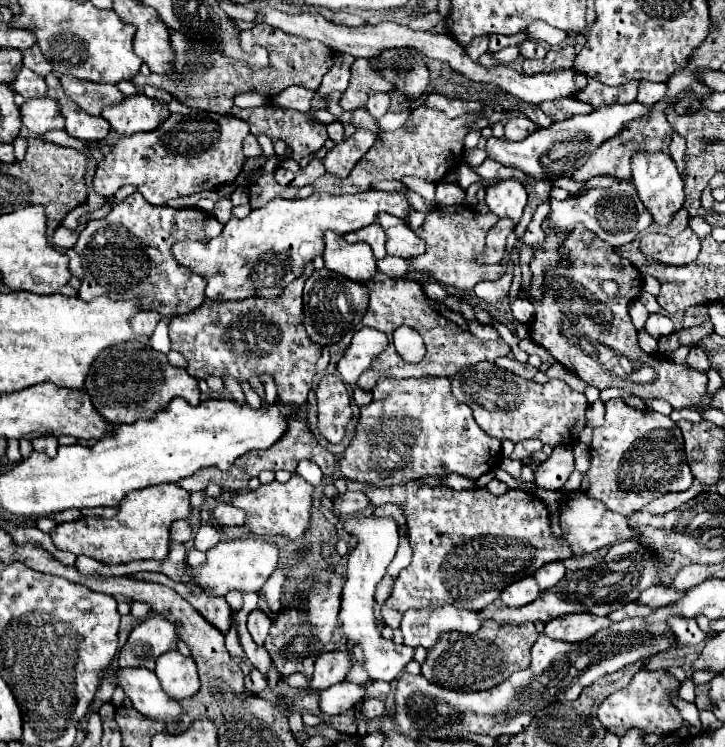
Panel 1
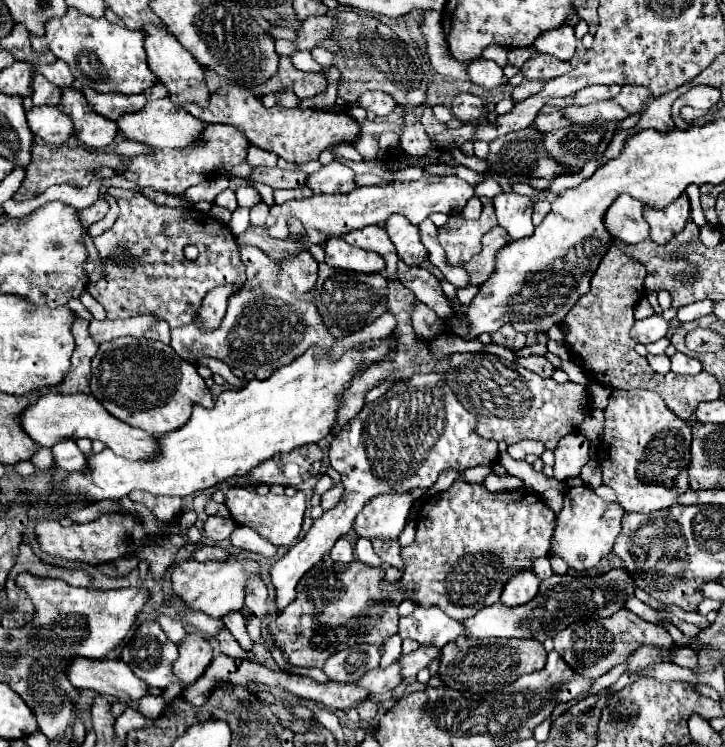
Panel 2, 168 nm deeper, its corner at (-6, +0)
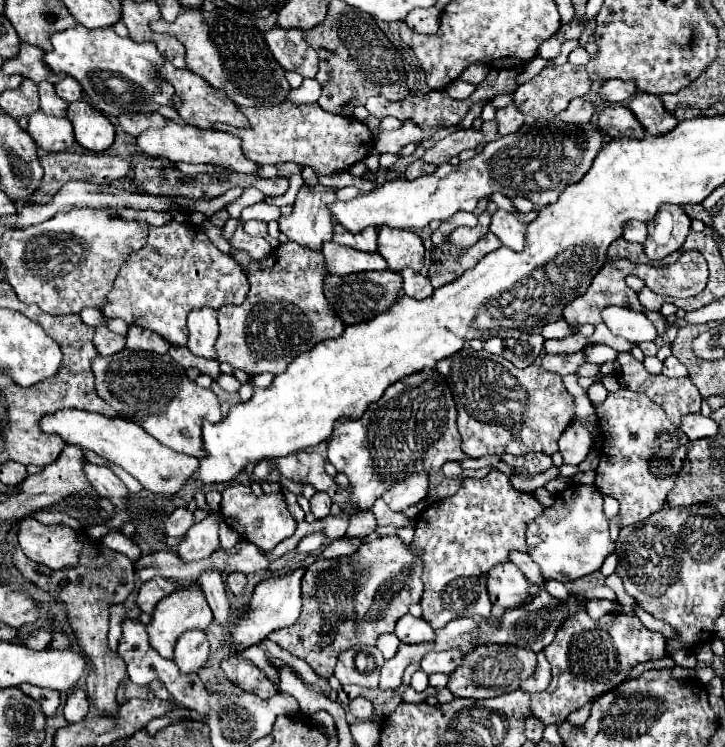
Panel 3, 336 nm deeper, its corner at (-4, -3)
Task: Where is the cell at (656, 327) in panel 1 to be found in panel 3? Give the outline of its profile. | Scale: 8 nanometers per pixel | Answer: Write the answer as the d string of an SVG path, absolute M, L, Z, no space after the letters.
M606 307L602 311L602 319L614 335L624 337L630 343L654 341L658 337L658 329L650 319L646 319L642 313L628 311L624 307Z

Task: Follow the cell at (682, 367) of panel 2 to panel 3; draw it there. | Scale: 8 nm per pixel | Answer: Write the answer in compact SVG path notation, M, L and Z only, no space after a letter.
M670 355L670 357L664 361L662 373L664 373L666 377L688 377L688 369L686 369L674 355Z

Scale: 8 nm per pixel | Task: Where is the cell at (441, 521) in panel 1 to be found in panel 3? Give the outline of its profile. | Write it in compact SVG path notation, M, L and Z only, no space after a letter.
M492 471L482 479L464 479L452 497L428 505L416 517L414 541L410 543L410 551L424 565L422 617L434 629L456 617L490 617L486 573L494 565L510 561L510 551L526 551L528 523L538 519L542 509L532 493L514 491L500 471Z

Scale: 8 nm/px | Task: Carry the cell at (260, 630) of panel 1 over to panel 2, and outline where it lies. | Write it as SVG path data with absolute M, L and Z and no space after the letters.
M248 578L244 602L260 620L266 618L266 596L268 596L268 590L266 590L264 582L258 578Z

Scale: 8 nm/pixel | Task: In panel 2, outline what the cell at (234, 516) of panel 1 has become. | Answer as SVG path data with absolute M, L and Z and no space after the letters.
M210 516L202 526L204 536L214 542L222 542L222 540L230 538L234 528L236 528L236 522L232 518L218 518L218 516Z

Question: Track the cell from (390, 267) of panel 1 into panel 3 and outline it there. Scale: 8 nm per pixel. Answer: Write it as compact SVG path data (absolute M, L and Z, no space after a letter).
M402 269L400 271L402 275L402 291L408 295L408 297L414 297L414 299L426 299L432 295L432 285L428 281L428 277L420 275L420 273L414 273L412 269Z

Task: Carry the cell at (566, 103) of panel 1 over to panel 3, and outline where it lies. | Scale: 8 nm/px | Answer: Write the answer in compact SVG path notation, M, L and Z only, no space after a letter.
M616 105L616 107L606 107L598 113L598 121L596 121L598 129L602 129L604 133L612 135L612 137L644 137L644 129L638 123L638 119L632 115L630 109Z

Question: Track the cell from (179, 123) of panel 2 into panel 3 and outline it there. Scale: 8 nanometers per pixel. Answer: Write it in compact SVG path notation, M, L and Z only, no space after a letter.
M166 119L166 125L162 129L146 129L136 137L138 147L150 155L150 157L166 157L170 161L184 161L184 163L210 163L210 165L220 165L228 167L236 173L254 173L256 163L246 161L238 137L216 131L216 129L200 129L194 125L180 125L172 119Z

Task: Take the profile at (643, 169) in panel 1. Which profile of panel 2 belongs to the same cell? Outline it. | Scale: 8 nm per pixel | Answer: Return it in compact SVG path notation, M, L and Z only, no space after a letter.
M682 194L670 206L662 210L644 210L644 218L650 224L650 238L656 244L668 244L680 230L684 230L686 222L690 220L690 202L688 196Z

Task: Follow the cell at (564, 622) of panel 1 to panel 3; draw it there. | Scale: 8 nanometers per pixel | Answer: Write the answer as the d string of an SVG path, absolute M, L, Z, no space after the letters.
M578 611L562 623L558 637L544 649L544 653L552 665L552 683L546 691L534 695L532 713L542 719L544 725L560 725L586 701L616 689L634 665L666 657L666 639L656 631L646 629L638 617L626 613L608 615L596 621L586 611Z

